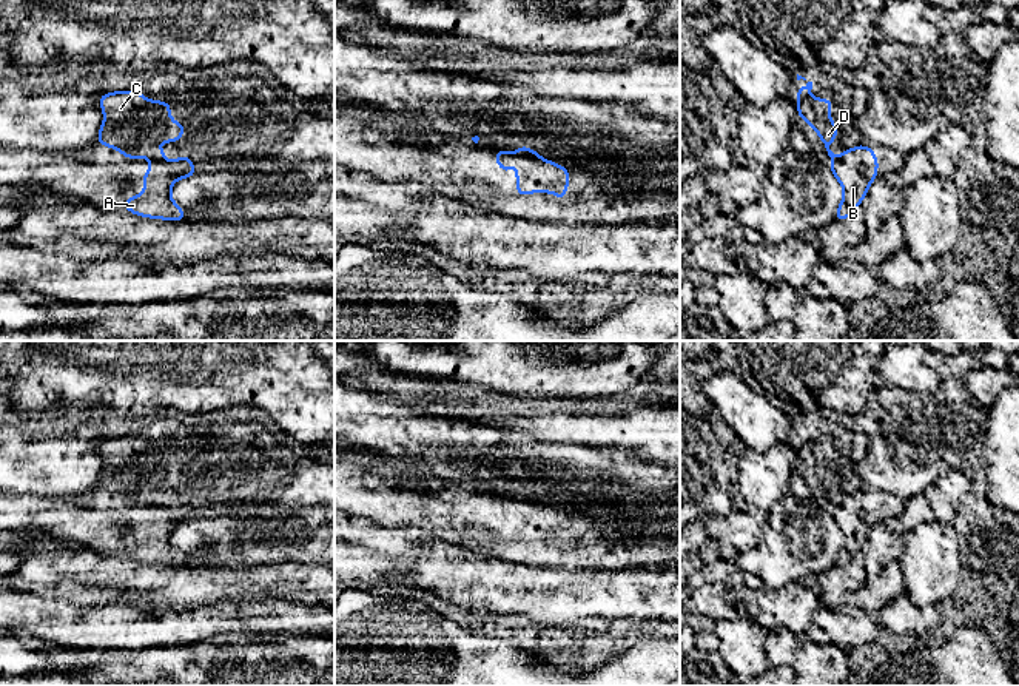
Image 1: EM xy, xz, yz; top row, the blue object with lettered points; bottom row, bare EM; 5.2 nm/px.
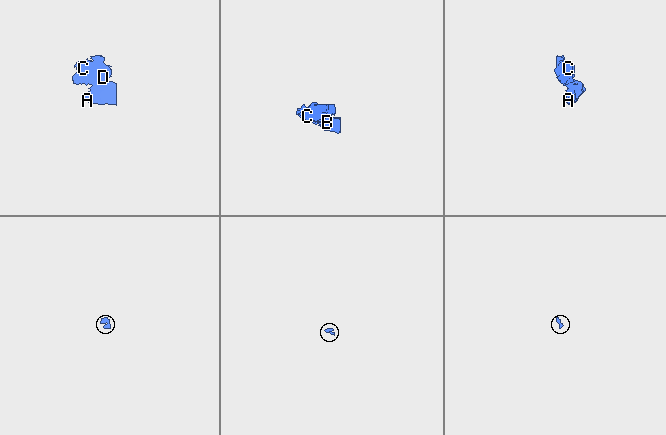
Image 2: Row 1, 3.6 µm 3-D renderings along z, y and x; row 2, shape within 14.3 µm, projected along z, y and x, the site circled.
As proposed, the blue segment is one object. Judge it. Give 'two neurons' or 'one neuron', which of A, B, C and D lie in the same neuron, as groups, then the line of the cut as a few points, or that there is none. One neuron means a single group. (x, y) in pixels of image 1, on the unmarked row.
two neurons | A B / C D | xy (153, 504), (162, 506)

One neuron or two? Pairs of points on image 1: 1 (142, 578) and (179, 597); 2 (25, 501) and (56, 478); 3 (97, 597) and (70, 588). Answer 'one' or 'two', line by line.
1: one
2: two
3: one

